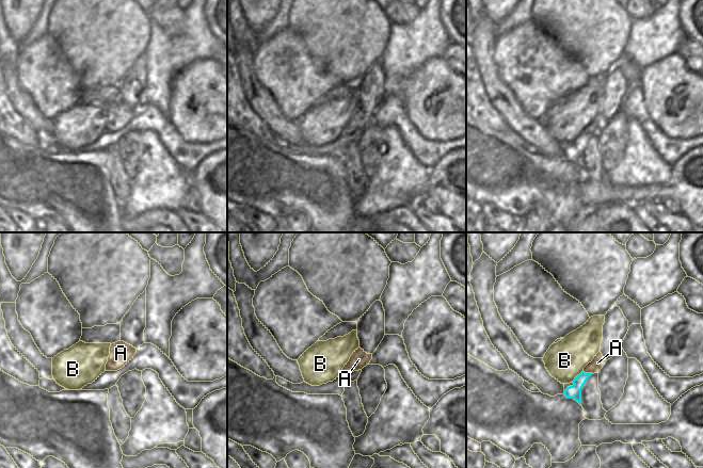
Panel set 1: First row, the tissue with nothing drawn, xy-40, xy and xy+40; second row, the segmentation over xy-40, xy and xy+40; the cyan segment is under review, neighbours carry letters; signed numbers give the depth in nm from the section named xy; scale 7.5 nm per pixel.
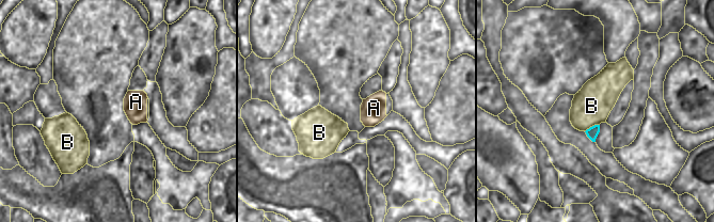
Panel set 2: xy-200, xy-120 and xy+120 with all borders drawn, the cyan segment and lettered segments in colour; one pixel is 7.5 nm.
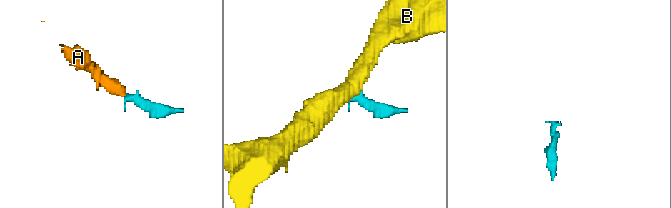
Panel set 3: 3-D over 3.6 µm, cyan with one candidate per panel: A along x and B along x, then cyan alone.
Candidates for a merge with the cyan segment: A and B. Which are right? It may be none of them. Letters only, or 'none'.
A

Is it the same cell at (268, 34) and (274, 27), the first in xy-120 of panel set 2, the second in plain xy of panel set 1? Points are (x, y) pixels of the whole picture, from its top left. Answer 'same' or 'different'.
different

